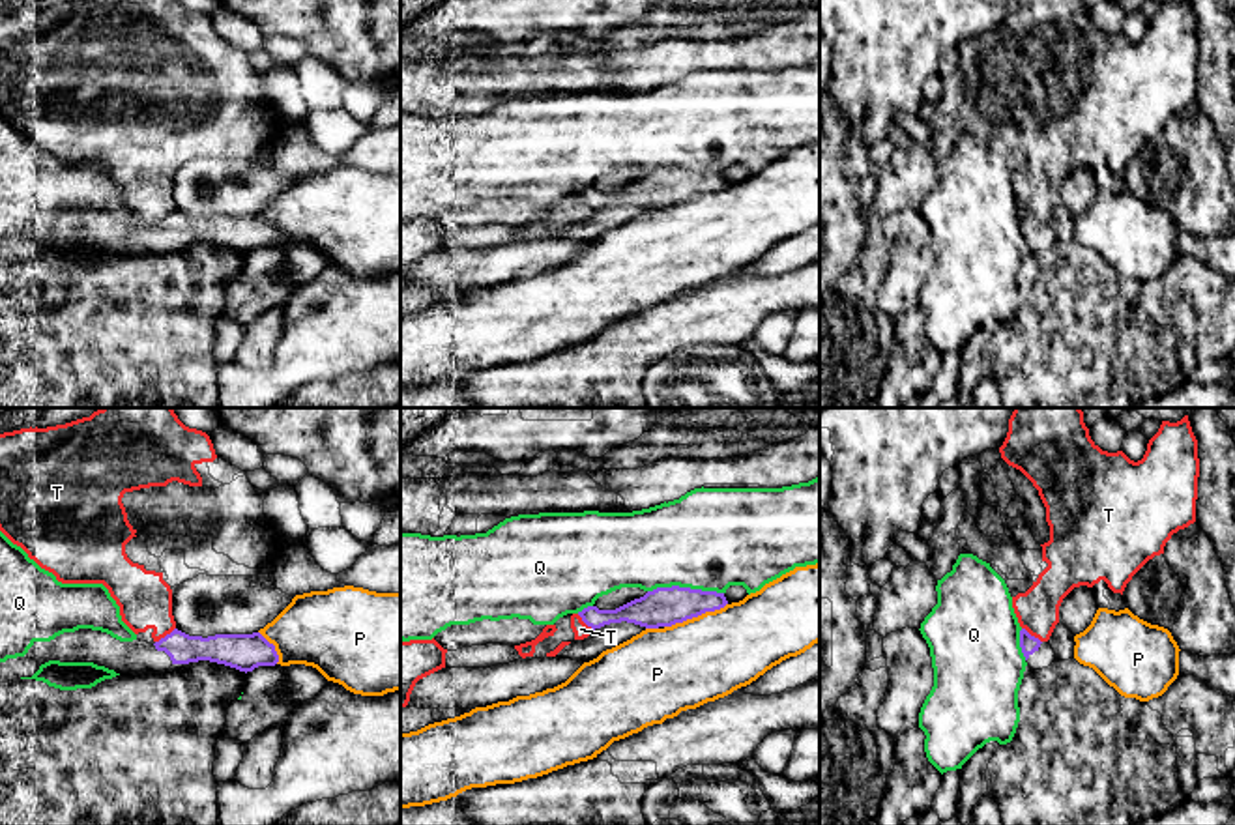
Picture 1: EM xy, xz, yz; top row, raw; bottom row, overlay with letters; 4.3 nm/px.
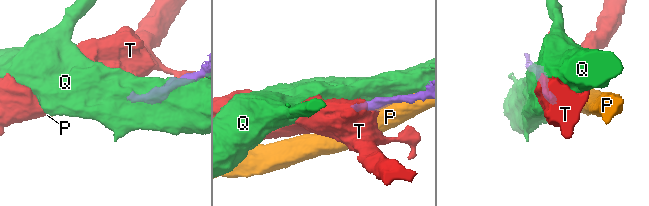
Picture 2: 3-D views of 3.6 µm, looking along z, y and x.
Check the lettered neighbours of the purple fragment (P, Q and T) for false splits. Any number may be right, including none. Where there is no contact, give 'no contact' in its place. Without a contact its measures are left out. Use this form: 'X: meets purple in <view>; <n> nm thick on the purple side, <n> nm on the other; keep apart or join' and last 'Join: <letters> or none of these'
P: meets purple in xz; 170 nm thick on the purple side, 360 nm on the other; keep apart
Q: meets purple in xz; 170 nm thick on the purple side, 440 nm on the other; keep apart
T: meets purple in xy; 130 nm thick on the purple side, 240 nm on the other; keep apart
Join: none of these

